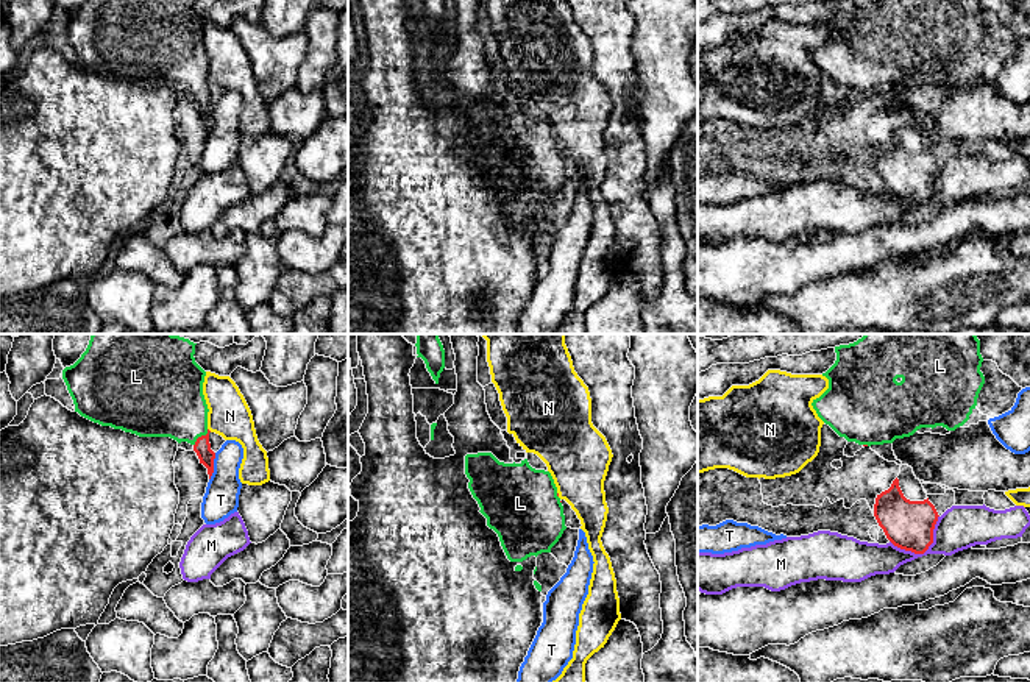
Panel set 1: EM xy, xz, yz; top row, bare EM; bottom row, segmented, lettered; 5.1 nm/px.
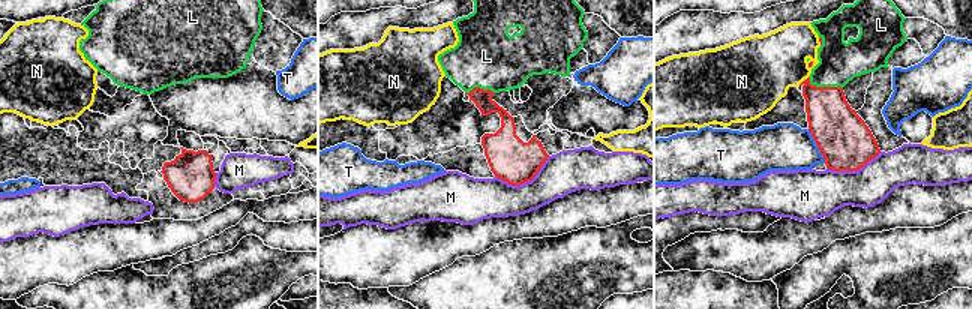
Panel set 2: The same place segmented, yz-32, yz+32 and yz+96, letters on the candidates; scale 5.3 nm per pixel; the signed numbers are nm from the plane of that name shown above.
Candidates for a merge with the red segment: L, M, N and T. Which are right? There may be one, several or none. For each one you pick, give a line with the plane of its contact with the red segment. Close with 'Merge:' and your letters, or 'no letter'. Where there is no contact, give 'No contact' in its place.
L: Touches red in xy
Merge: L

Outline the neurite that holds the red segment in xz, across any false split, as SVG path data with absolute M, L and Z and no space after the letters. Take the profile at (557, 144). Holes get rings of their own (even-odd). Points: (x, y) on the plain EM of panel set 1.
M492 103L465 106L465 125L468 139L487 169L510 212L523 212L531 206L551 203L559 192L565 176L563 156L549 122L535 120L527 109L520 114L499 112Z

